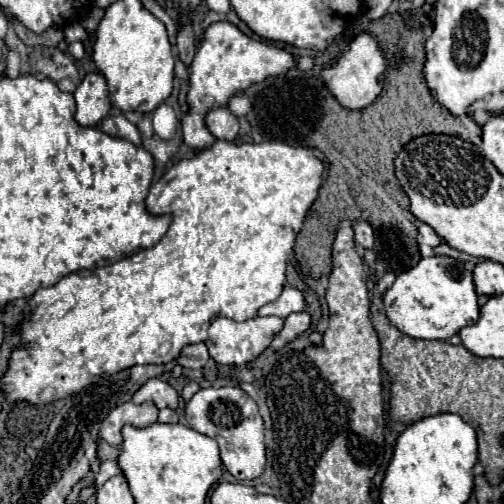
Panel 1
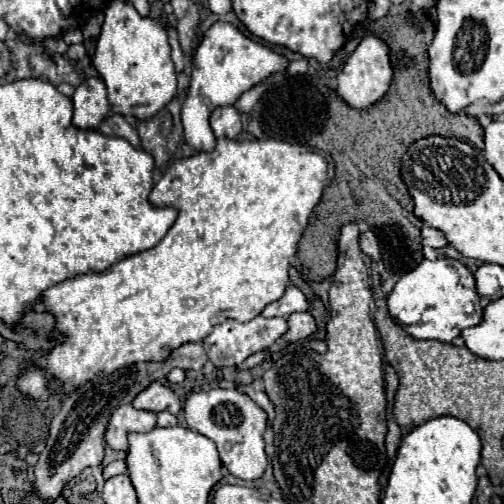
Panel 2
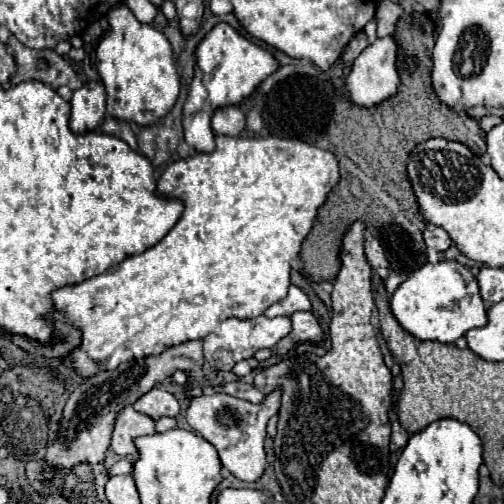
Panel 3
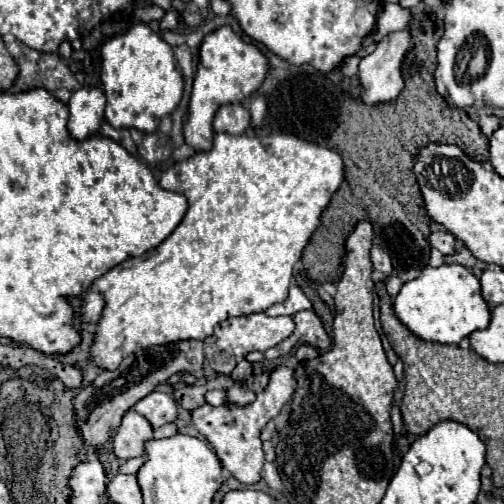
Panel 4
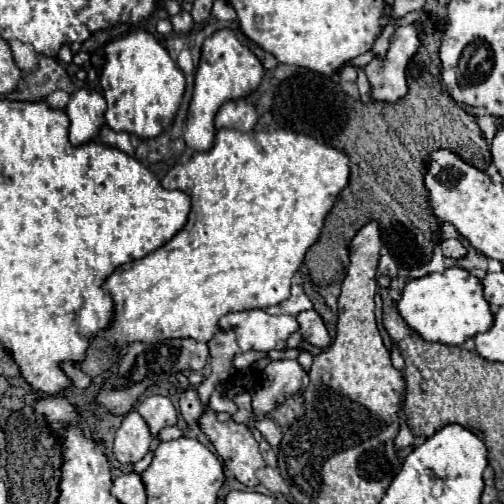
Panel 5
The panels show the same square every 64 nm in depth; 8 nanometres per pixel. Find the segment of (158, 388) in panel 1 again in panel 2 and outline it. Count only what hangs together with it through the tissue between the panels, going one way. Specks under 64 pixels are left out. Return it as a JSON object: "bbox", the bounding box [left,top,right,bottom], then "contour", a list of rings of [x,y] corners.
{"bbox":[132,382,180,414],"contour":[[[152,382],[146,390],[142,390],[134,402],[132,402],[134,408],[138,410],[148,410],[148,412],[170,412],[170,414],[178,414],[180,412],[180,400],[178,396],[162,386],[160,382]]]}

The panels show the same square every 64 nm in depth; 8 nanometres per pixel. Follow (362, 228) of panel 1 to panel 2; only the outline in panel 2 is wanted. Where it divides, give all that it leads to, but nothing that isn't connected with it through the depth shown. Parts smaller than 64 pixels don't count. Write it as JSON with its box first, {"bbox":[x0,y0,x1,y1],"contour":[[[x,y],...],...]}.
{"bbox":[360,230,382,262],"contour":[[[366,230],[366,232],[360,234],[360,248],[362,248],[362,252],[370,260],[374,260],[374,262],[382,260],[382,254],[380,254],[380,248],[378,248],[378,240],[376,240],[376,236],[370,230]]]}

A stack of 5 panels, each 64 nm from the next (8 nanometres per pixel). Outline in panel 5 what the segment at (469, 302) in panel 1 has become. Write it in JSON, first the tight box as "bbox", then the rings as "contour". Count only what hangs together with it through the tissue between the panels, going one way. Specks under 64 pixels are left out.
{"bbox":[398,268,494,346],"contour":[[[446,268],[444,272],[410,280],[402,290],[398,312],[408,322],[408,326],[416,330],[424,340],[462,346],[464,340],[474,338],[476,334],[488,332],[488,328],[492,328],[494,314],[490,312],[490,304],[484,300],[482,290],[482,282],[468,270]]]}

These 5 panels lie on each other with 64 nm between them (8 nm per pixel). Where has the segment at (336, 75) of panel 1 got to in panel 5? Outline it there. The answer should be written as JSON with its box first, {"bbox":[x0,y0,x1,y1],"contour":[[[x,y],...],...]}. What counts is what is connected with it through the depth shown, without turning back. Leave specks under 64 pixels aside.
{"bbox":[364,24,420,102],"contour":[[[414,24],[400,26],[390,40],[384,60],[374,58],[364,70],[372,84],[372,96],[384,102],[396,102],[406,96],[406,66],[420,48],[418,30]]]}

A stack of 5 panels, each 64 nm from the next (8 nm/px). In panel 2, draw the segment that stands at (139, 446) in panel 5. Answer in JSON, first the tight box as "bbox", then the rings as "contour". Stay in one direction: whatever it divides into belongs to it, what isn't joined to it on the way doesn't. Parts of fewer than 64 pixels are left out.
{"bbox":[106,404,156,452],"contour":[[[132,404],[116,408],[106,430],[106,442],[112,450],[128,452],[128,432],[150,432],[156,428],[156,414],[136,410]]]}

